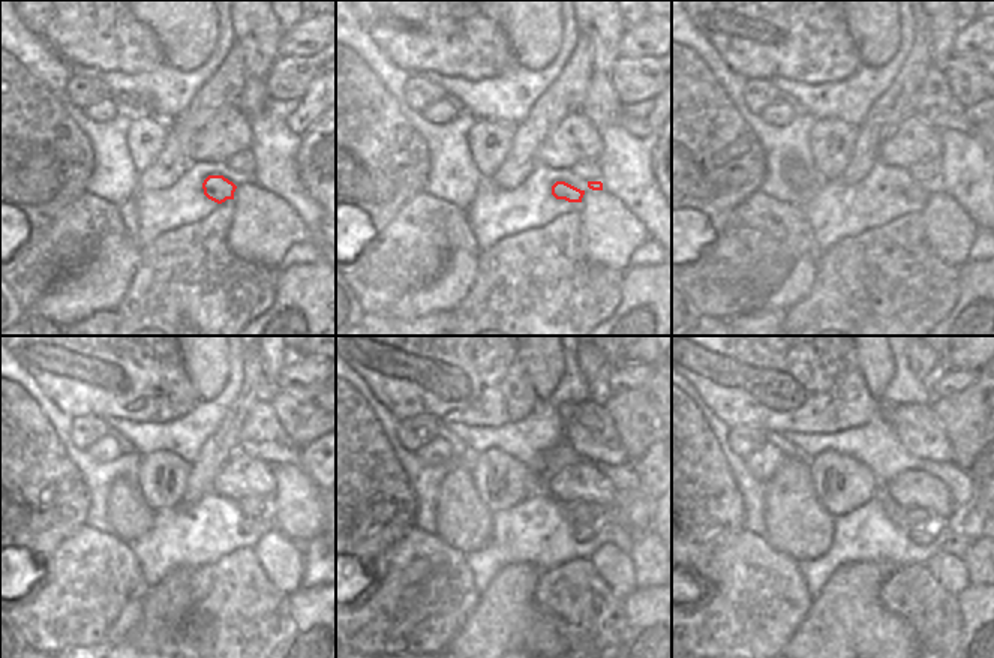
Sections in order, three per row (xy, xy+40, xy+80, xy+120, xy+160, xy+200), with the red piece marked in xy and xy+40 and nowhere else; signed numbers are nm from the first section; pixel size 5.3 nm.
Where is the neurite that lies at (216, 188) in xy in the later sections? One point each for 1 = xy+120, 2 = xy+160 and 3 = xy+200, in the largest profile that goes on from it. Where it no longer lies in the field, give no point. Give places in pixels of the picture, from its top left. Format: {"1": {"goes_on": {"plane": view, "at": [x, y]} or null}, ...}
{"1": {"goes_on": {"plane": "xy+120", "at": [252, 529]}}, "2": {"goes_on": {"plane": "xy+160", "at": [583, 531]}}, "3": {"goes_on": {"plane": "xy+200", "at": [924, 534]}}}

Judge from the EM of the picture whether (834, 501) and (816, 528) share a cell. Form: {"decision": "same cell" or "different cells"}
{"decision": "different cells"}

